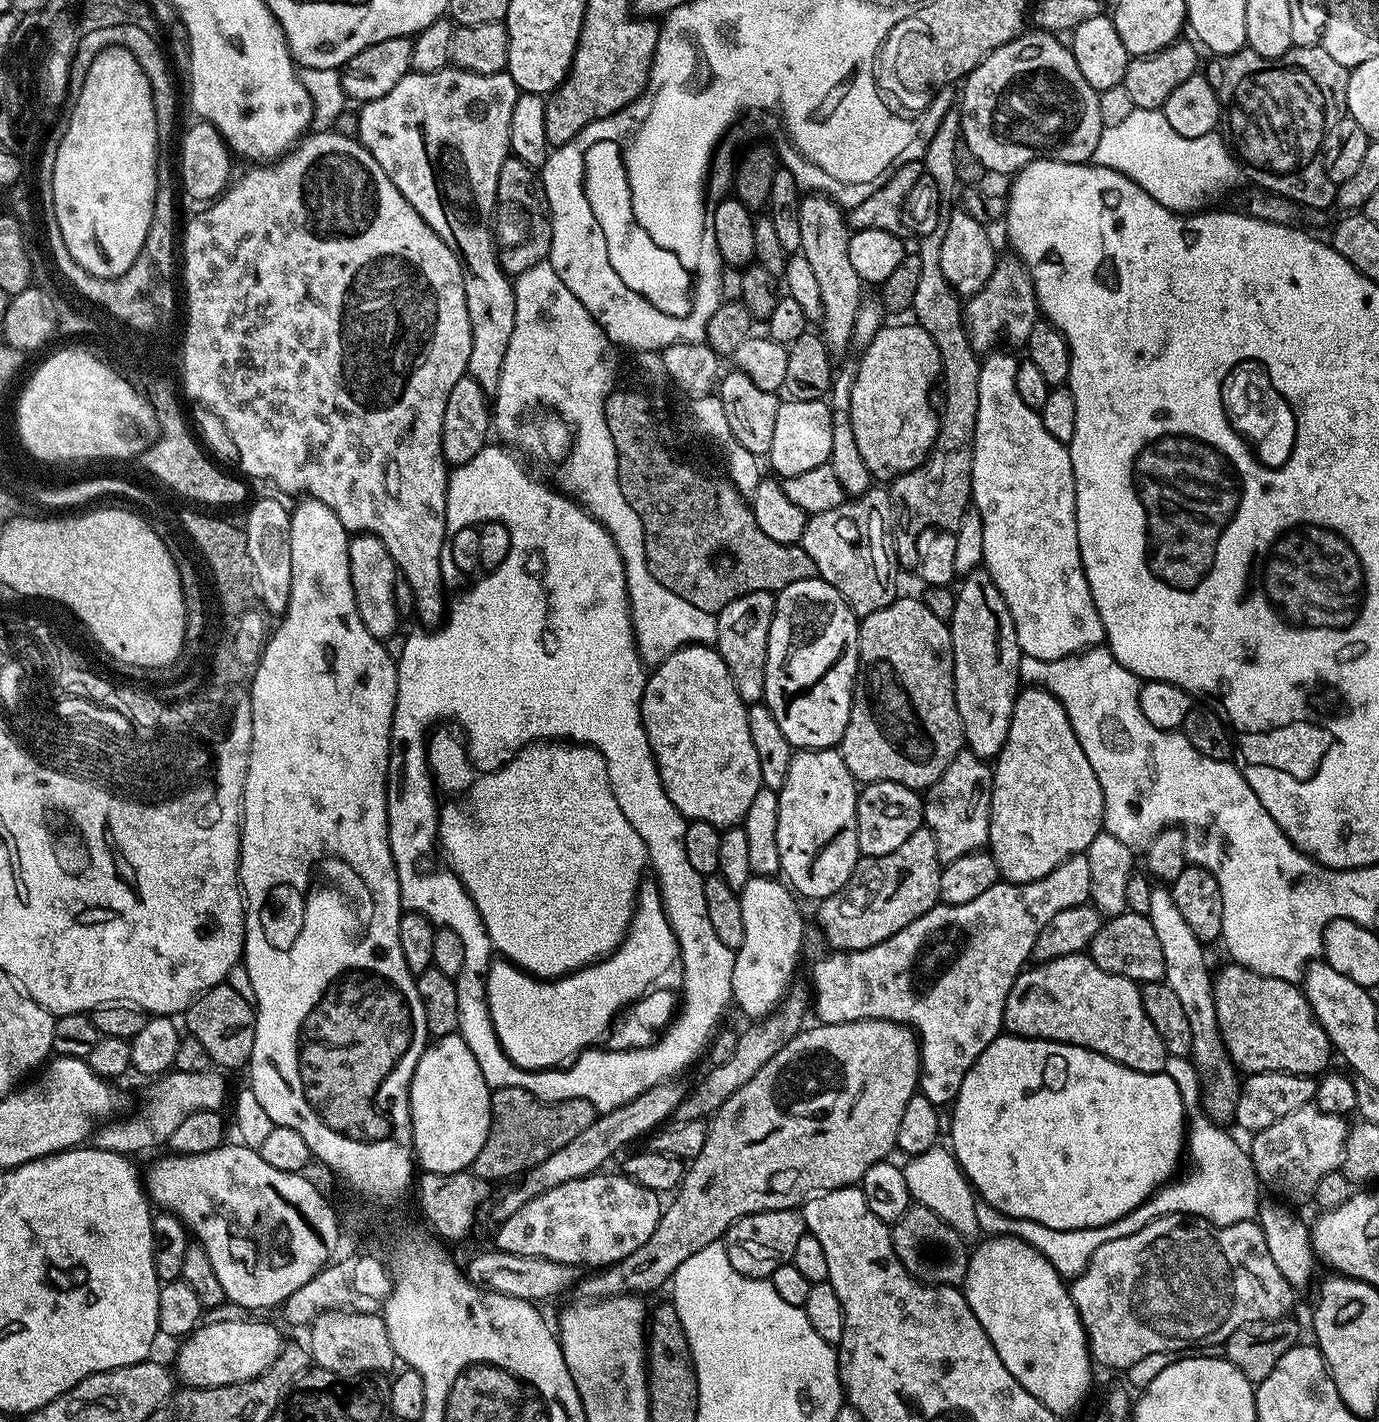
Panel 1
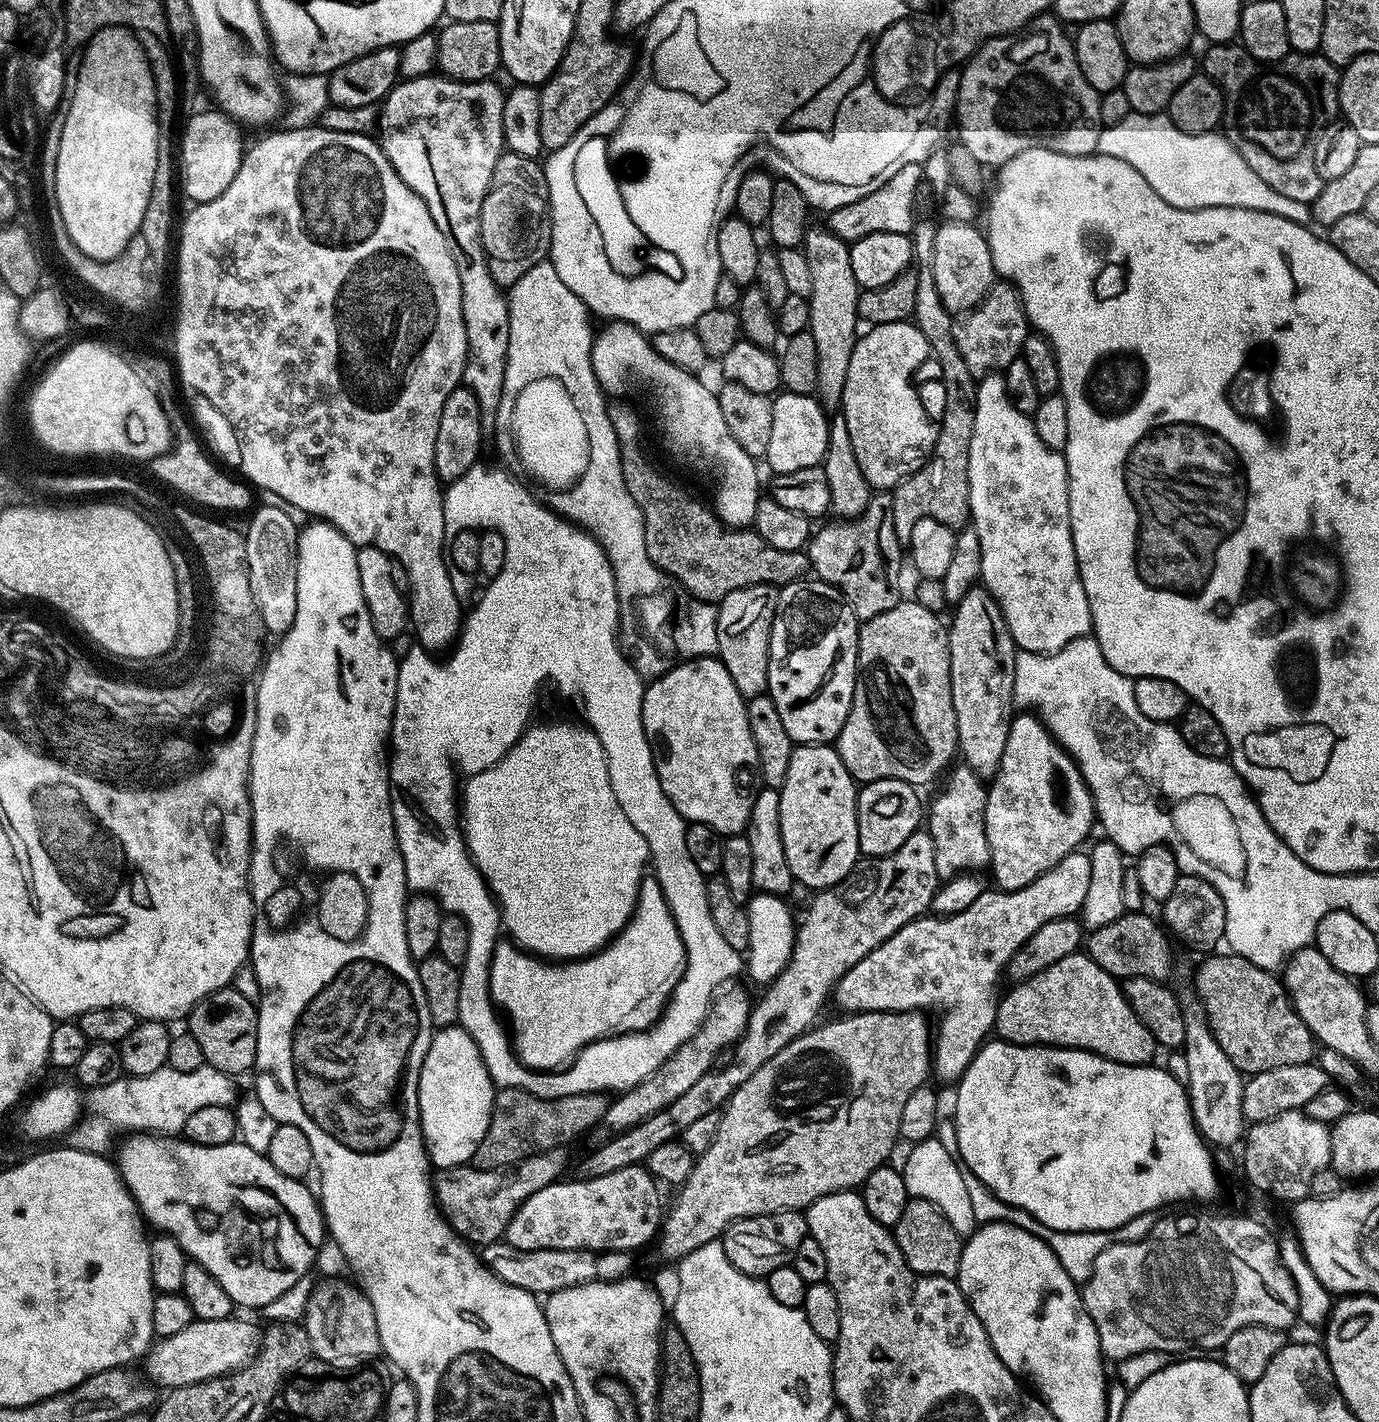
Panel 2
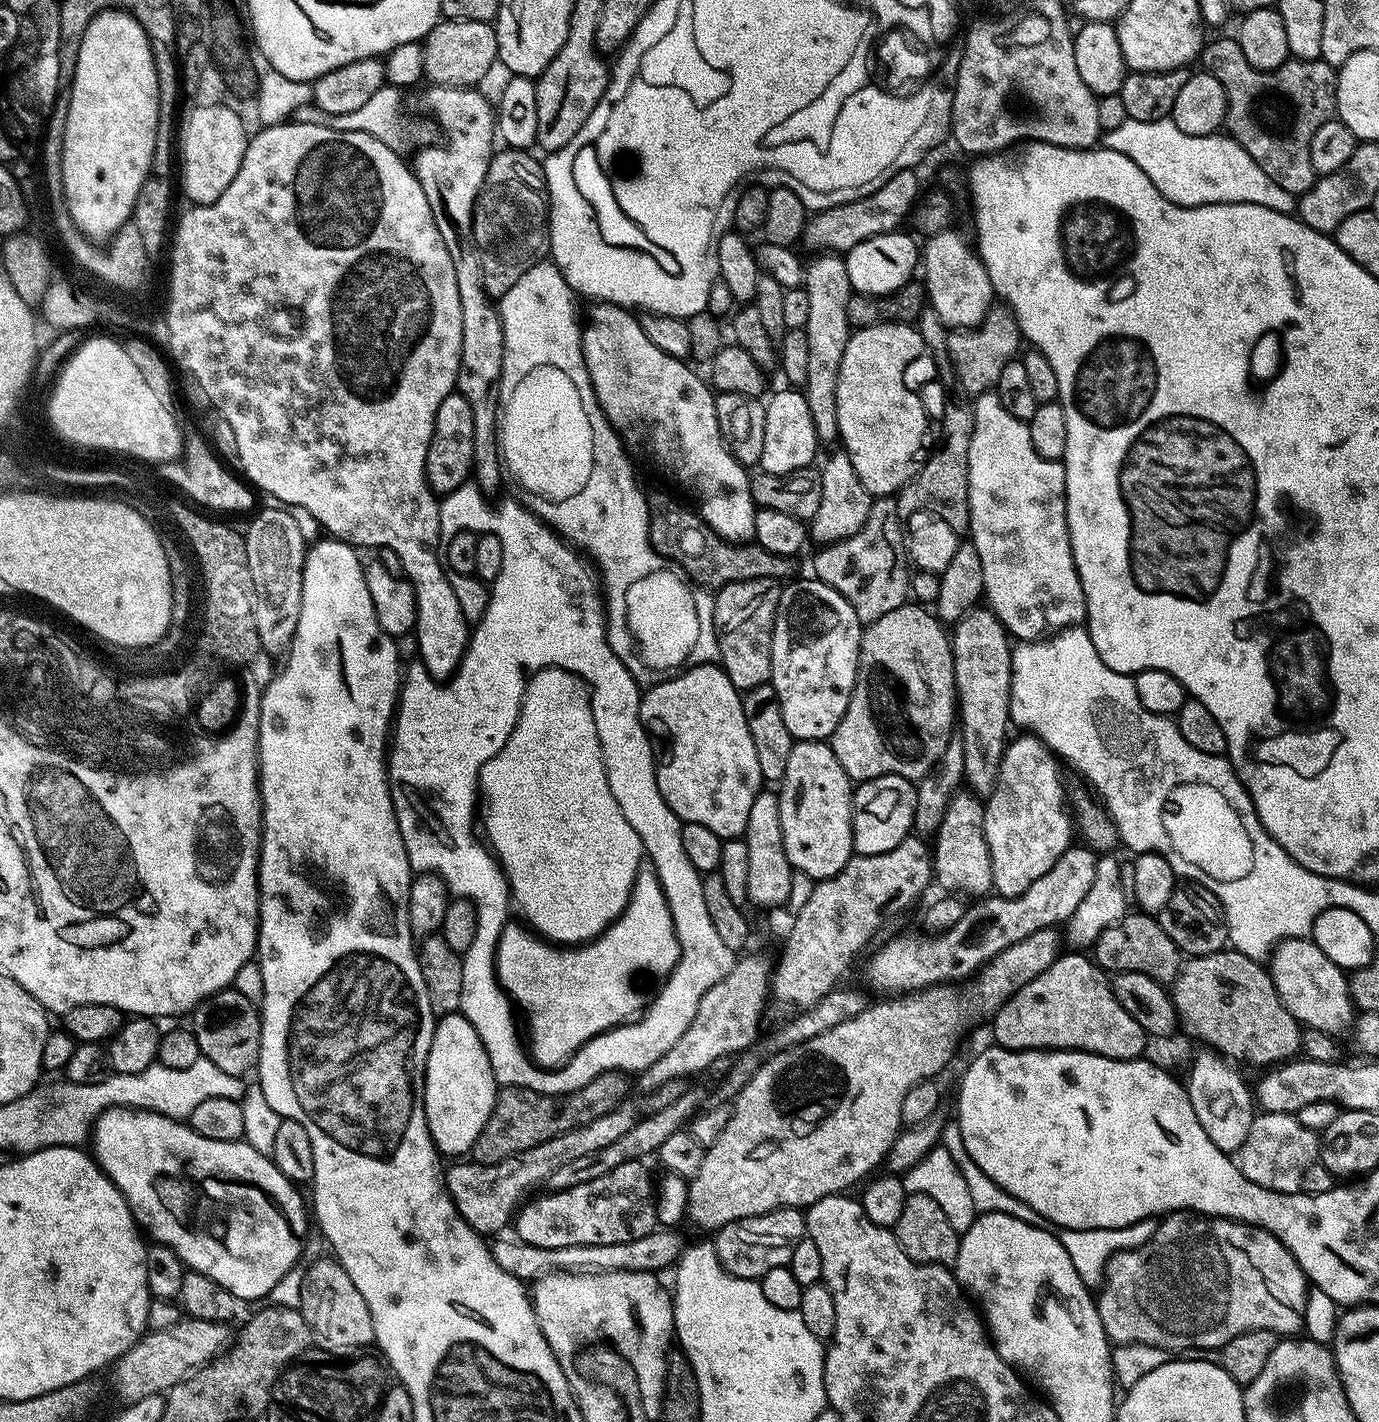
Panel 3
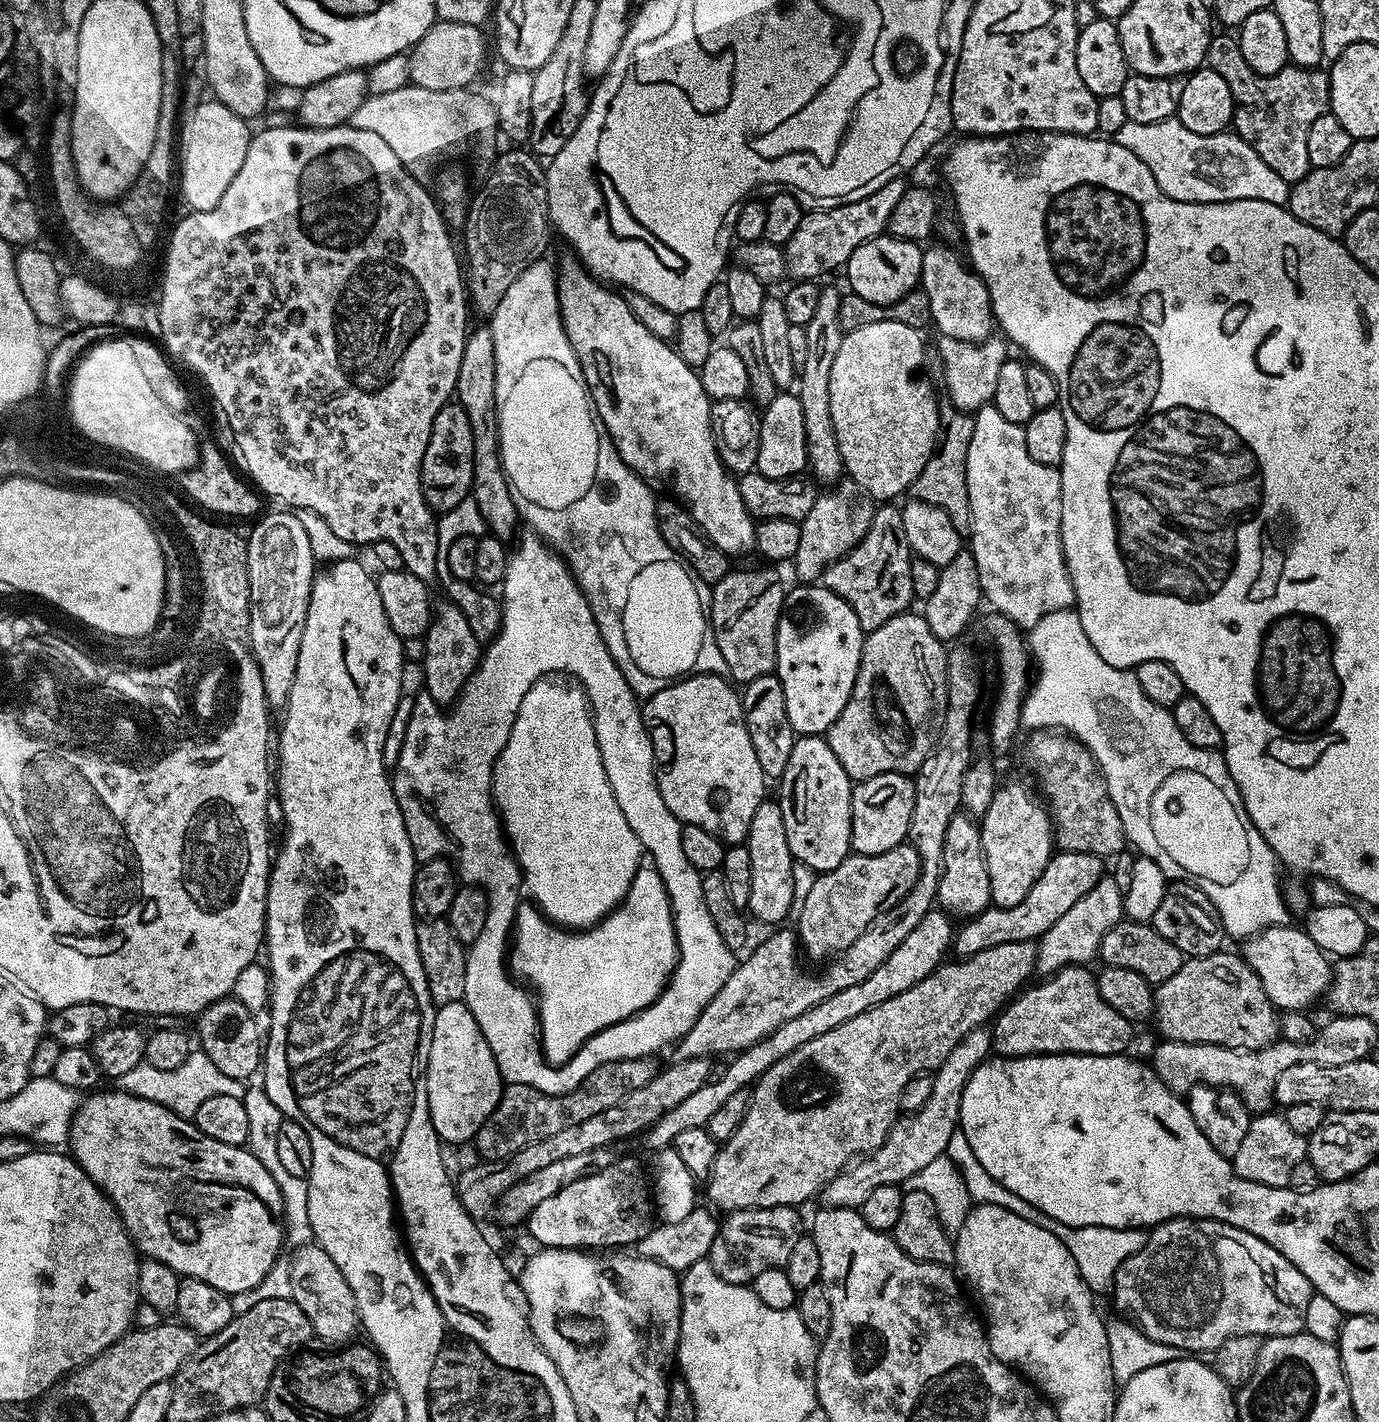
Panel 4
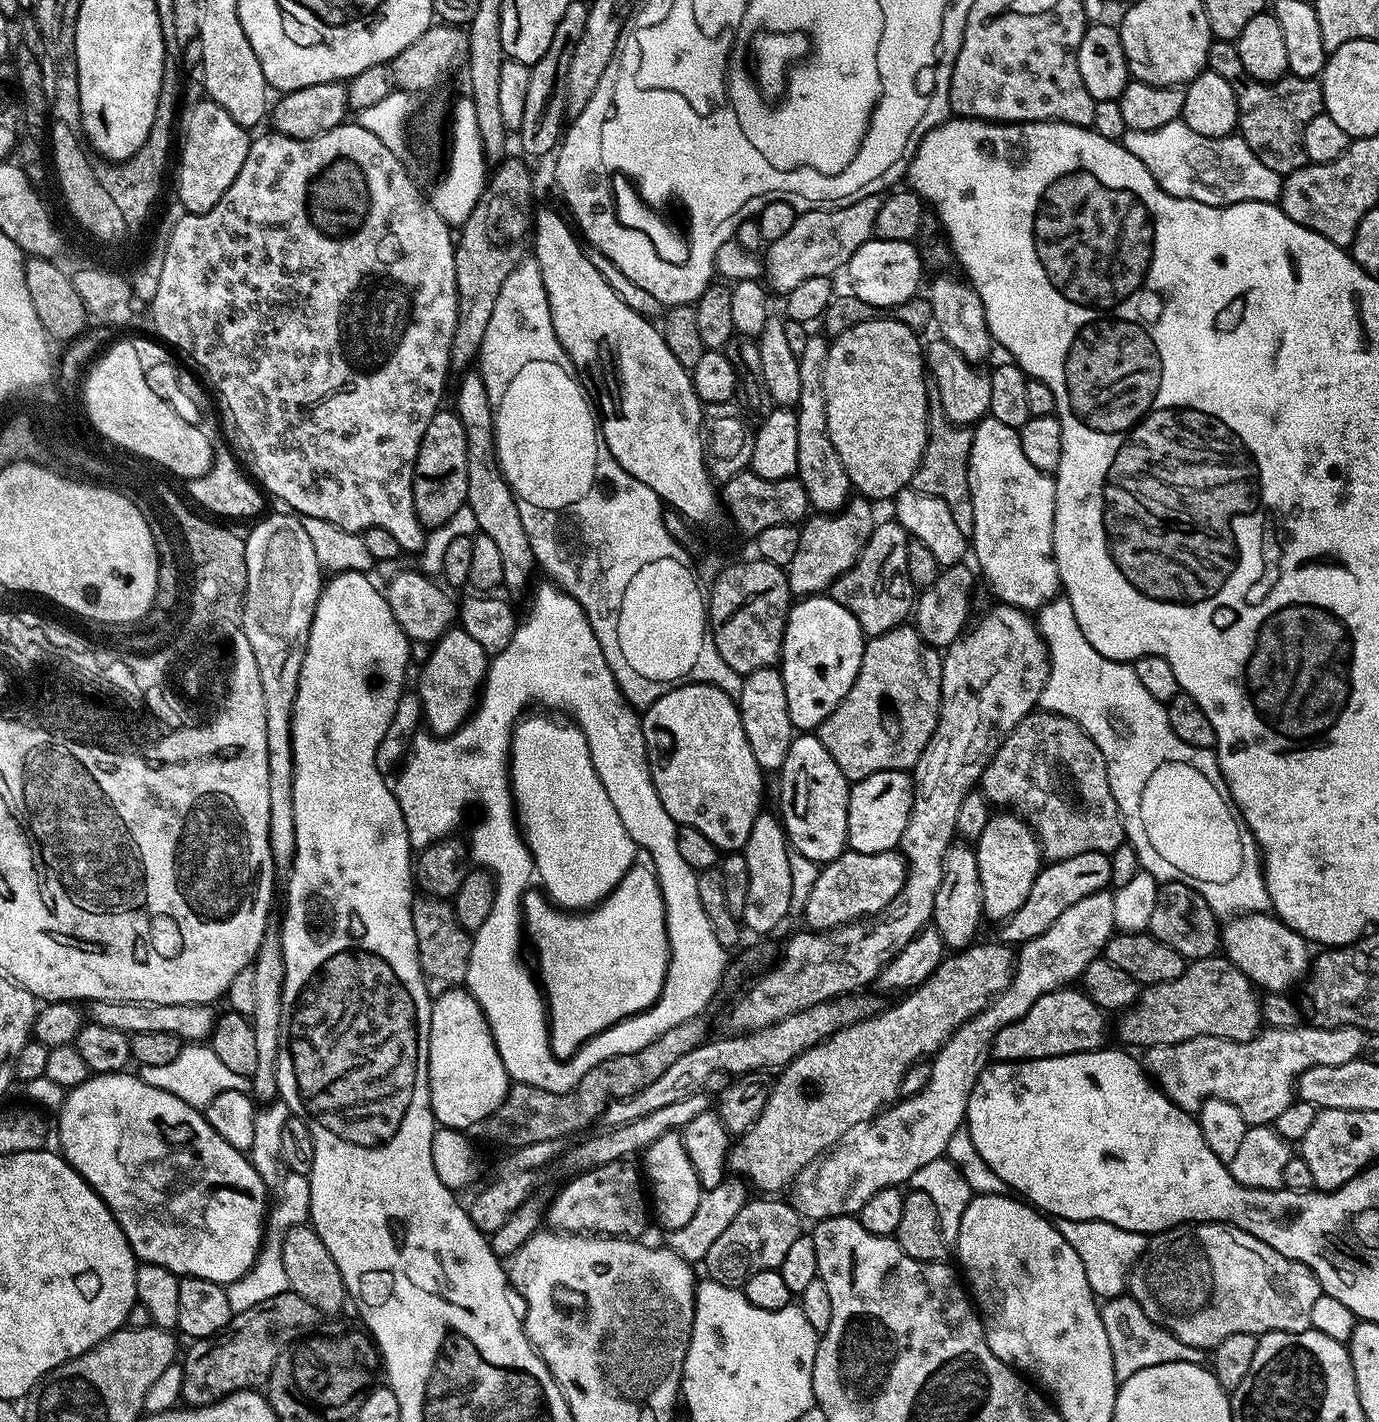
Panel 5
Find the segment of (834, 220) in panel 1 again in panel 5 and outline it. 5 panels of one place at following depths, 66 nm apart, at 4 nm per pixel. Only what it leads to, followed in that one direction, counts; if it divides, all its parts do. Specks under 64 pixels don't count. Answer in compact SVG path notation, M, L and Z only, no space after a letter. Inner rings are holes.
M810 334L806 338L806 347L799 356L798 379L802 387L798 389L798 402L794 408L798 418L798 470L796 476L806 490L809 505L817 513L838 513L850 499L850 485L846 470L838 458L838 450L834 450L834 442L830 442L830 430L826 426L826 390L822 386L822 374L826 366L829 341L823 335L820 336Z

